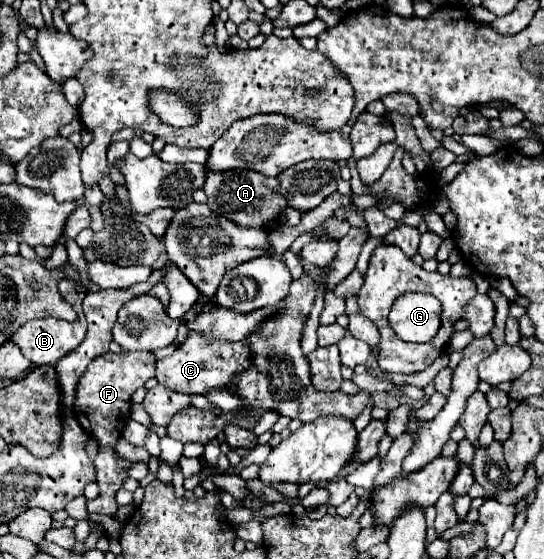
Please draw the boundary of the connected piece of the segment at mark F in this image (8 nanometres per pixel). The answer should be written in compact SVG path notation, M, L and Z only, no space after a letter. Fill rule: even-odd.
M122 352L122 354L104 354L100 360L94 360L82 378L78 380L76 386L76 400L74 400L74 414L78 424L84 428L86 434L90 434L98 442L100 458L94 460L96 470L98 470L98 486L100 486L100 496L96 500L88 500L88 512L100 512L114 516L118 510L116 502L116 492L122 488L124 480L128 480L128 470L134 462L116 458L116 442L122 436L122 430L126 422L130 420L130 396L144 386L146 380L154 378L154 354L152 352ZM128 412L128 418L126 418Z

